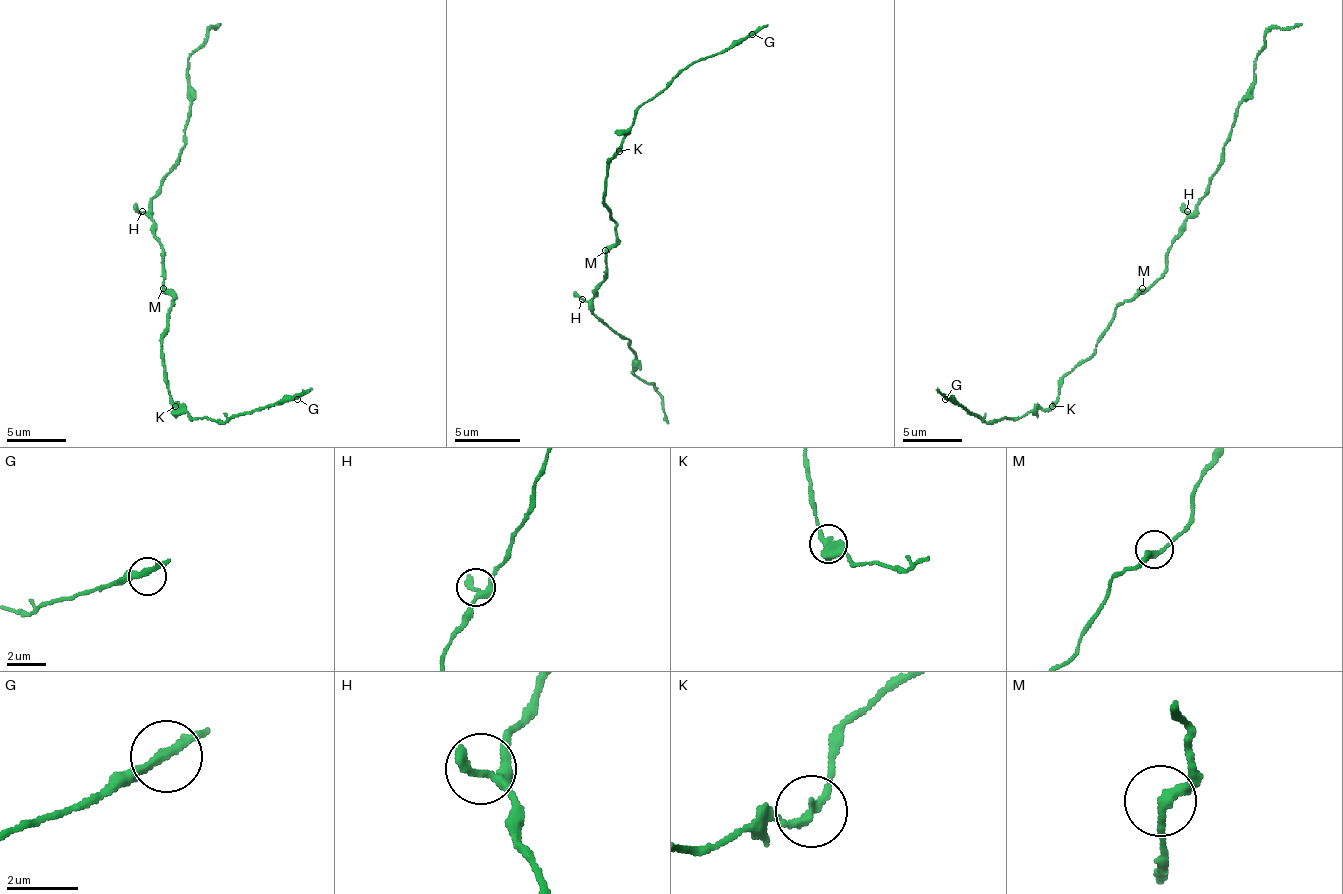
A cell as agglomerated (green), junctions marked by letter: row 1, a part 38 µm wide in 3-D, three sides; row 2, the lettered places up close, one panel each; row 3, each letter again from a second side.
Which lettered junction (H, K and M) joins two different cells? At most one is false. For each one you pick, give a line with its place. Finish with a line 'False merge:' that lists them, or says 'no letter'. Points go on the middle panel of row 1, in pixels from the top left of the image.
K: at (619, 151)
False merge: K

